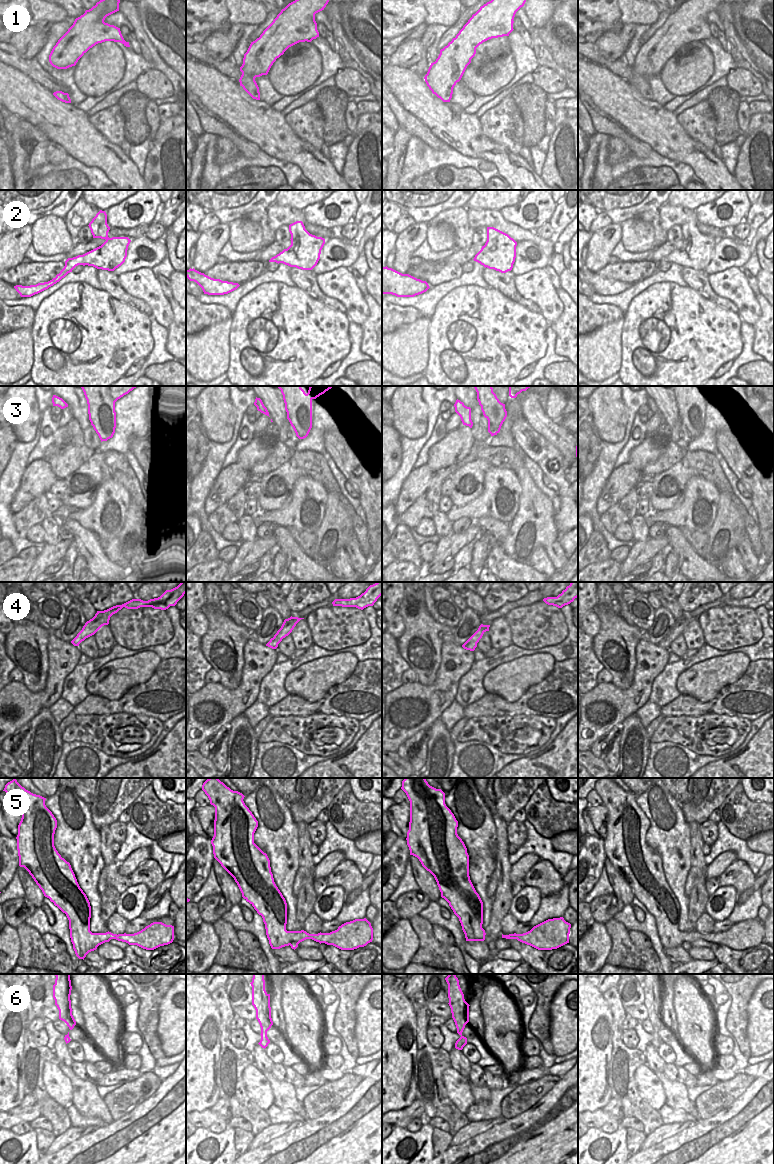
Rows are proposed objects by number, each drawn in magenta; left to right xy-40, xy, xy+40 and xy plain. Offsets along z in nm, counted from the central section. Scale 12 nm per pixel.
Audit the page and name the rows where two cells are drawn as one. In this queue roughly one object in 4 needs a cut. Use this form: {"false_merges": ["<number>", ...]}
{"false_merges": ["3"]}

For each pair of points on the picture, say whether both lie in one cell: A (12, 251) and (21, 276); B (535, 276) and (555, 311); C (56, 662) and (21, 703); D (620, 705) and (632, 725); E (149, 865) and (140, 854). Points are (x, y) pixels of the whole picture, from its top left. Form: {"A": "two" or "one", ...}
{"A": "two", "B": "one", "C": "one", "D": "two", "E": "two"}

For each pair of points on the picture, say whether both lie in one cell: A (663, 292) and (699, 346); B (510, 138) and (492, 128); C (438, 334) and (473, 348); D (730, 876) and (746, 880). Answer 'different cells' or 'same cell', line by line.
A: same cell
B: same cell
C: same cell
D: same cell

